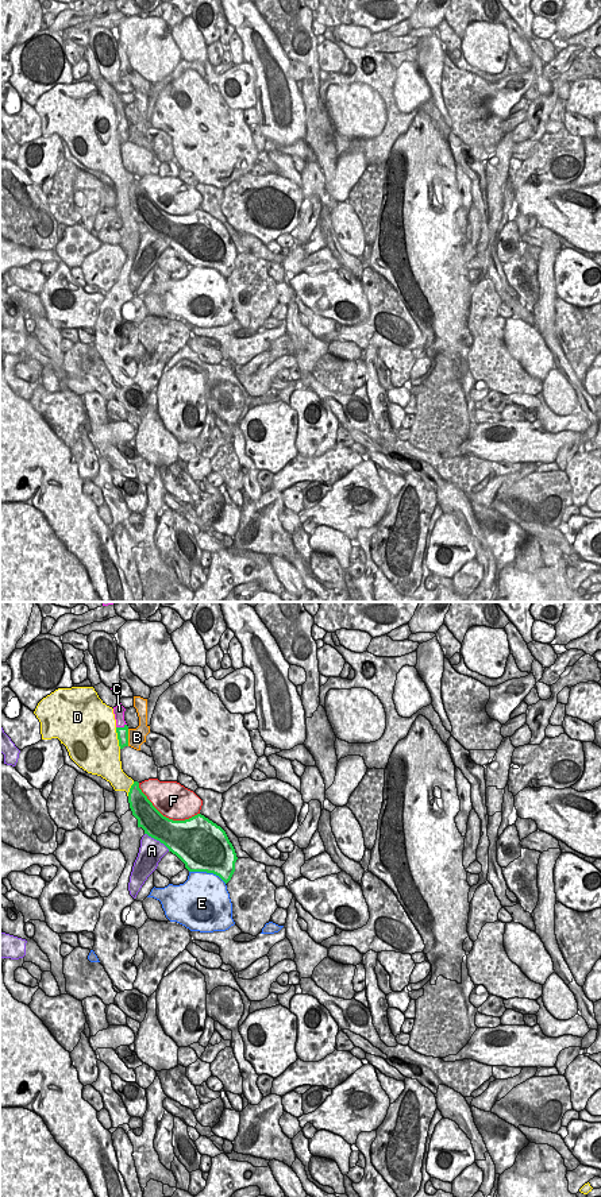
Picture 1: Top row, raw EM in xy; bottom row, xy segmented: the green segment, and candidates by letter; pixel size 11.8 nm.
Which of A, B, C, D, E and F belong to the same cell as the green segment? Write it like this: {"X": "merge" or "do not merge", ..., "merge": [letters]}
{"A": "do not merge", "B": "do not merge", "C": "do not merge", "D": "do not merge", "E": "do not merge", "F": "do not merge", "merge": []}

